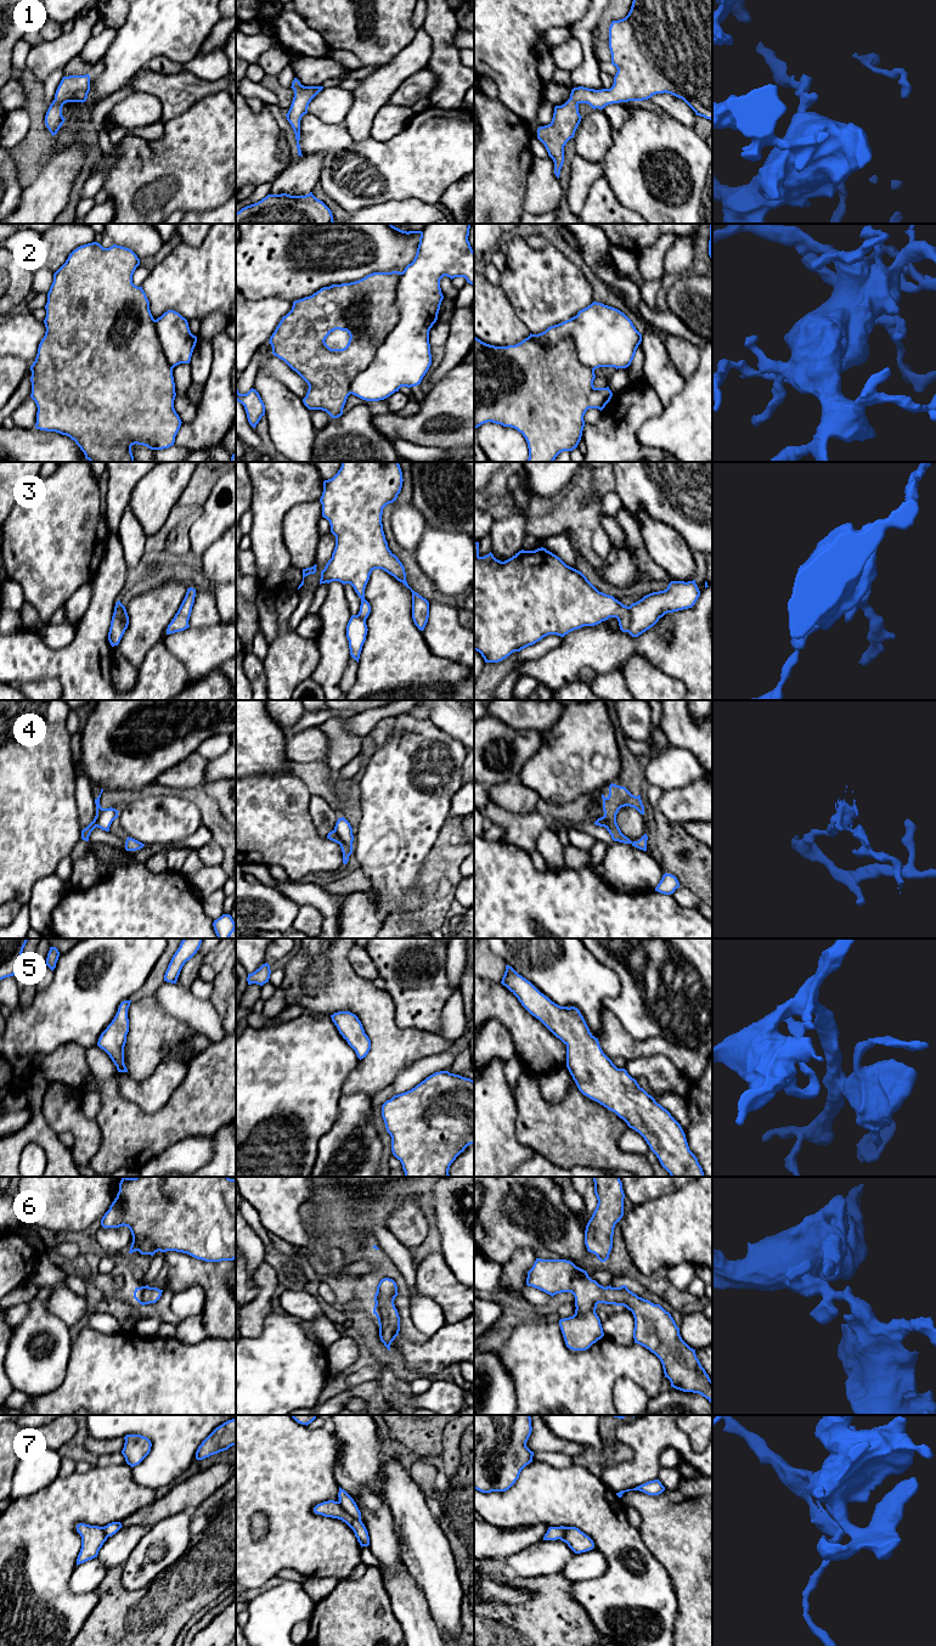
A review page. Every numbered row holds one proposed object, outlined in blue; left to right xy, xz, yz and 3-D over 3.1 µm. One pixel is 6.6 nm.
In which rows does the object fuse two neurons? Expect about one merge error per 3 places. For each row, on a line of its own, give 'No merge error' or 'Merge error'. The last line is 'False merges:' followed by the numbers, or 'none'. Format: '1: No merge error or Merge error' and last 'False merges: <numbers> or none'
1: No merge error
2: No merge error
3: Merge error
4: Merge error
5: No merge error
6: No merge error
7: Merge error
False merges: 3, 4, 7

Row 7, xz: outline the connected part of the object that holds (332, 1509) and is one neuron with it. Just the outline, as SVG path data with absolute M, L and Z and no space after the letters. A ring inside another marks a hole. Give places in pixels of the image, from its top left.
M328 1500L317 1504L314 1507L314 1512L325 1517L342 1520L354 1531L355 1537L357 1538L357 1541L360 1543L361 1548L370 1545L368 1532L362 1521L350 1516L339 1501Z

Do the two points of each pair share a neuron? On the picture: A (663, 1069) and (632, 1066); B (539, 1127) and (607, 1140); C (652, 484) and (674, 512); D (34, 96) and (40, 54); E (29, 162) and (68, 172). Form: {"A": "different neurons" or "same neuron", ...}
{"A": "same neuron", "B": "same neuron", "C": "same neuron", "D": "different neurons", "E": "different neurons"}

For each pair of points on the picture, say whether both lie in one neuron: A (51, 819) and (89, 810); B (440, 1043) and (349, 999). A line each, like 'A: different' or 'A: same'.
A: different
B: same

